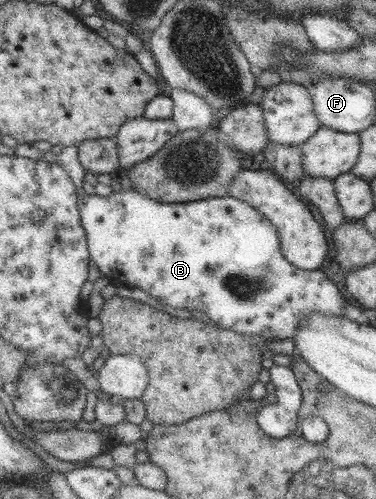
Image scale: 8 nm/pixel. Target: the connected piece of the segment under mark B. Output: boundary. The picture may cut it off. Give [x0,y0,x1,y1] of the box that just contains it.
[56,147,349,339]

